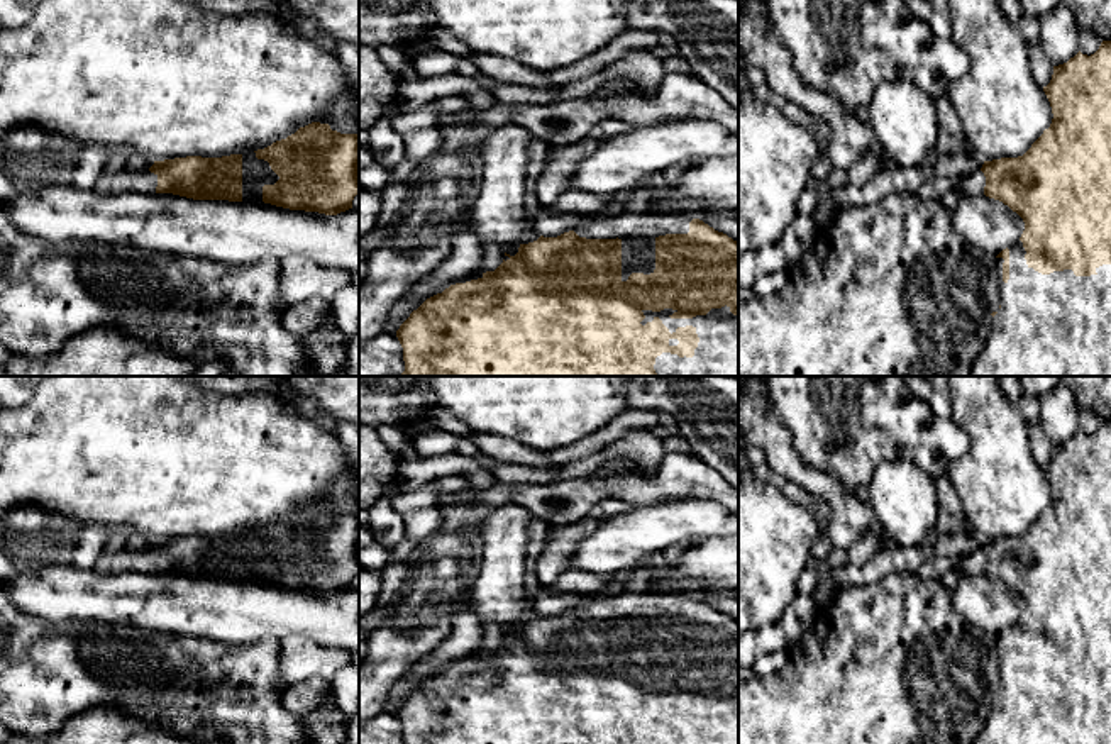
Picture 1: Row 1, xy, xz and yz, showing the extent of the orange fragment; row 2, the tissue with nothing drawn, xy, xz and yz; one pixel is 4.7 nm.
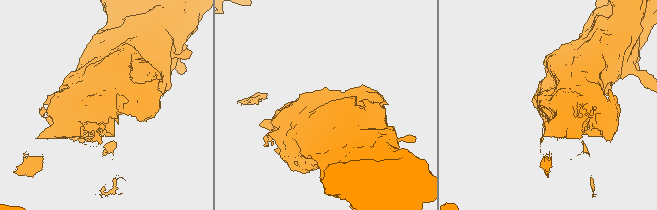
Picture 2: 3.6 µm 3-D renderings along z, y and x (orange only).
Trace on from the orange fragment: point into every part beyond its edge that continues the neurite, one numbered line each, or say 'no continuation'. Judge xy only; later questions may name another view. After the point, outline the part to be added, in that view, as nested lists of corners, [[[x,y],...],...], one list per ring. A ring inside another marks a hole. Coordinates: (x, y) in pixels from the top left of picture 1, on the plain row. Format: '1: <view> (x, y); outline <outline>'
1: xy (256, 553); outline [[[254,530],[242,534],[242,581],[263,581],[263,566],[274,564],[279,556]]]
2: xy (144, 561); outline [[[122,547],[115,552],[103,549],[93,571],[100,575],[113,575],[125,569],[134,569],[139,573],[156,573],[158,554],[147,551],[132,551],[129,547]]]

